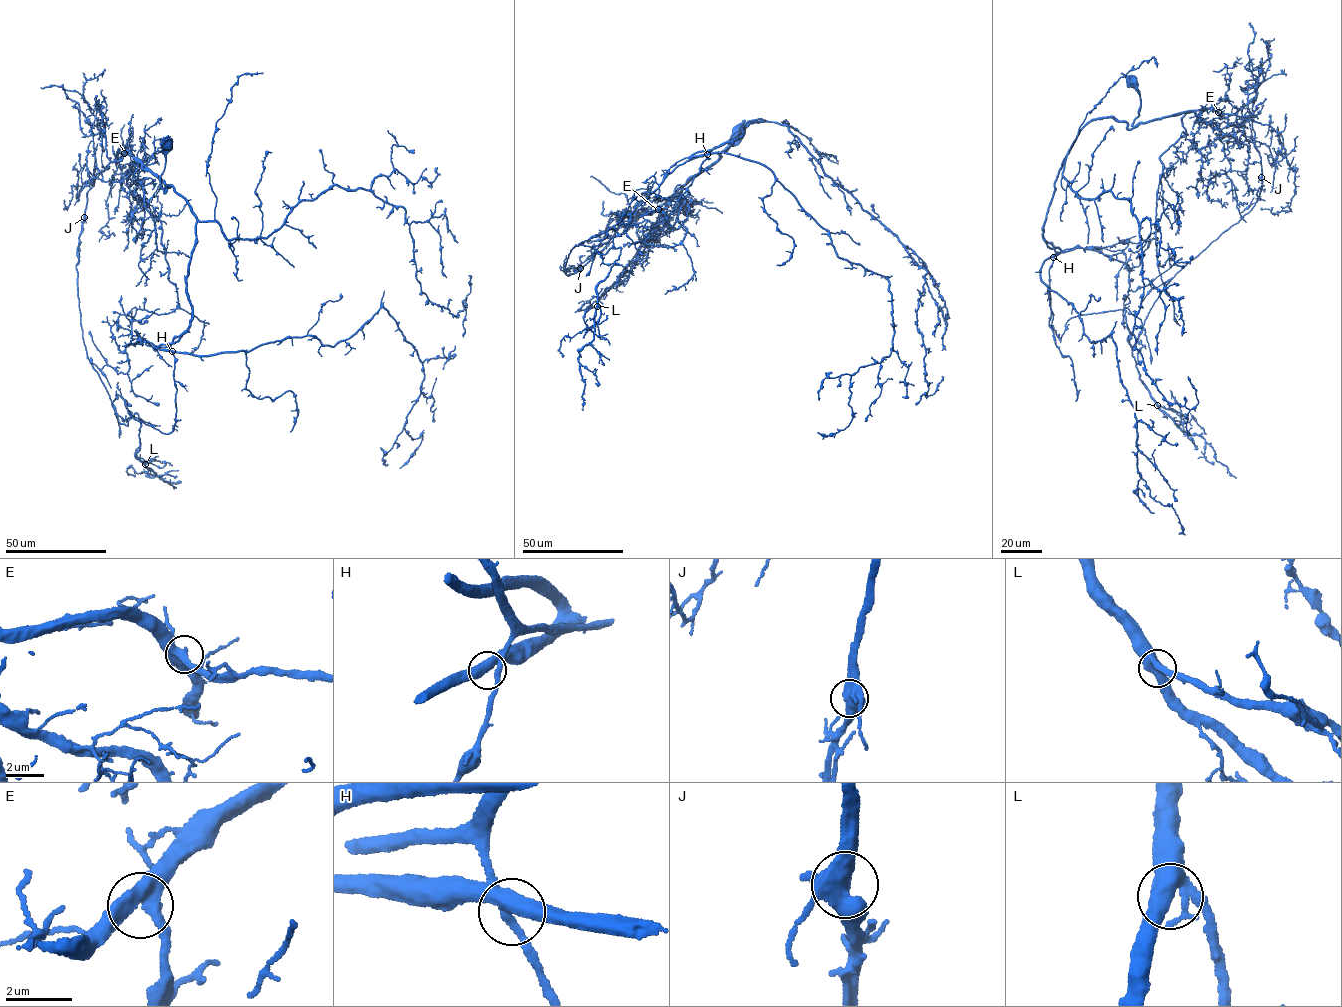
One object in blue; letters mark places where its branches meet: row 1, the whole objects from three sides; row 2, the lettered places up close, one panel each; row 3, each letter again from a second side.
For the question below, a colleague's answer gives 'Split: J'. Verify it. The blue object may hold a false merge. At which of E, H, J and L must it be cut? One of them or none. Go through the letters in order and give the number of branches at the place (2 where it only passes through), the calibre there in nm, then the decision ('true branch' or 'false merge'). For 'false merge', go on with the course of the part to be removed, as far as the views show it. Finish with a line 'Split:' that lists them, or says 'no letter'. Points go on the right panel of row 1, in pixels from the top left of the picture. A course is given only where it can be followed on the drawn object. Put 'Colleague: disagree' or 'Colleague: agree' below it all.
E: branches 3; calibre 440 nm; true branch
H: branches 4; calibre 400 nm; true branch
J: branches 4; calibre 500 nm; false merge; course (1262, 177), (1251, 210), (1176, 274), (1132, 346), (1127, 339), (1157, 405), (1205, 439), (1236, 478)
L: branches 3; calibre 440 nm; true branch
Split: J
Colleague: agree

